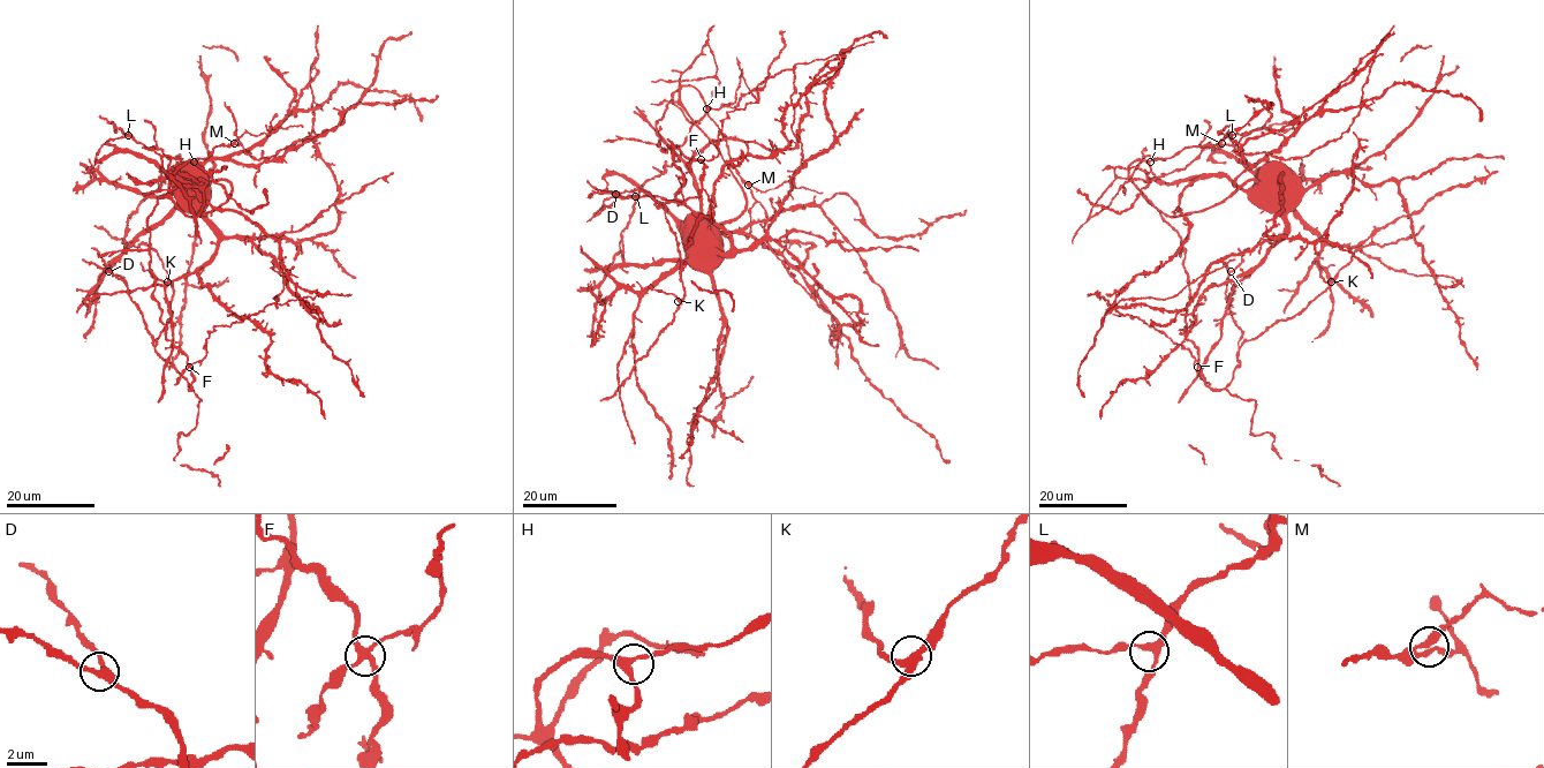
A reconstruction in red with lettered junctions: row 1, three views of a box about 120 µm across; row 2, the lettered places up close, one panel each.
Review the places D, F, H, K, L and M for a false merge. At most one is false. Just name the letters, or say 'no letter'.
F

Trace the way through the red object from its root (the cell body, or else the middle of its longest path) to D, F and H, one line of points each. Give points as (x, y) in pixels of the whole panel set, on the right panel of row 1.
D: (1265, 180), (1178, 216), (1144, 196), (1180, 238), (1185, 337), (1217, 390), (1239, 364), (1231, 271)
F: (1265, 180), (1178, 216), (1144, 196), (1180, 238), (1197, 366)
H: (1265, 180), (1248, 180), (1223, 201), (1203, 211), (1167, 216), (1128, 174), (1128, 166), (1134, 160), (1150, 162)

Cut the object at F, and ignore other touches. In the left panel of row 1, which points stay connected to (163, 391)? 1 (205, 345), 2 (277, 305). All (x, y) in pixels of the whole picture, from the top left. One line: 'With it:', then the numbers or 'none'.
With it: none

